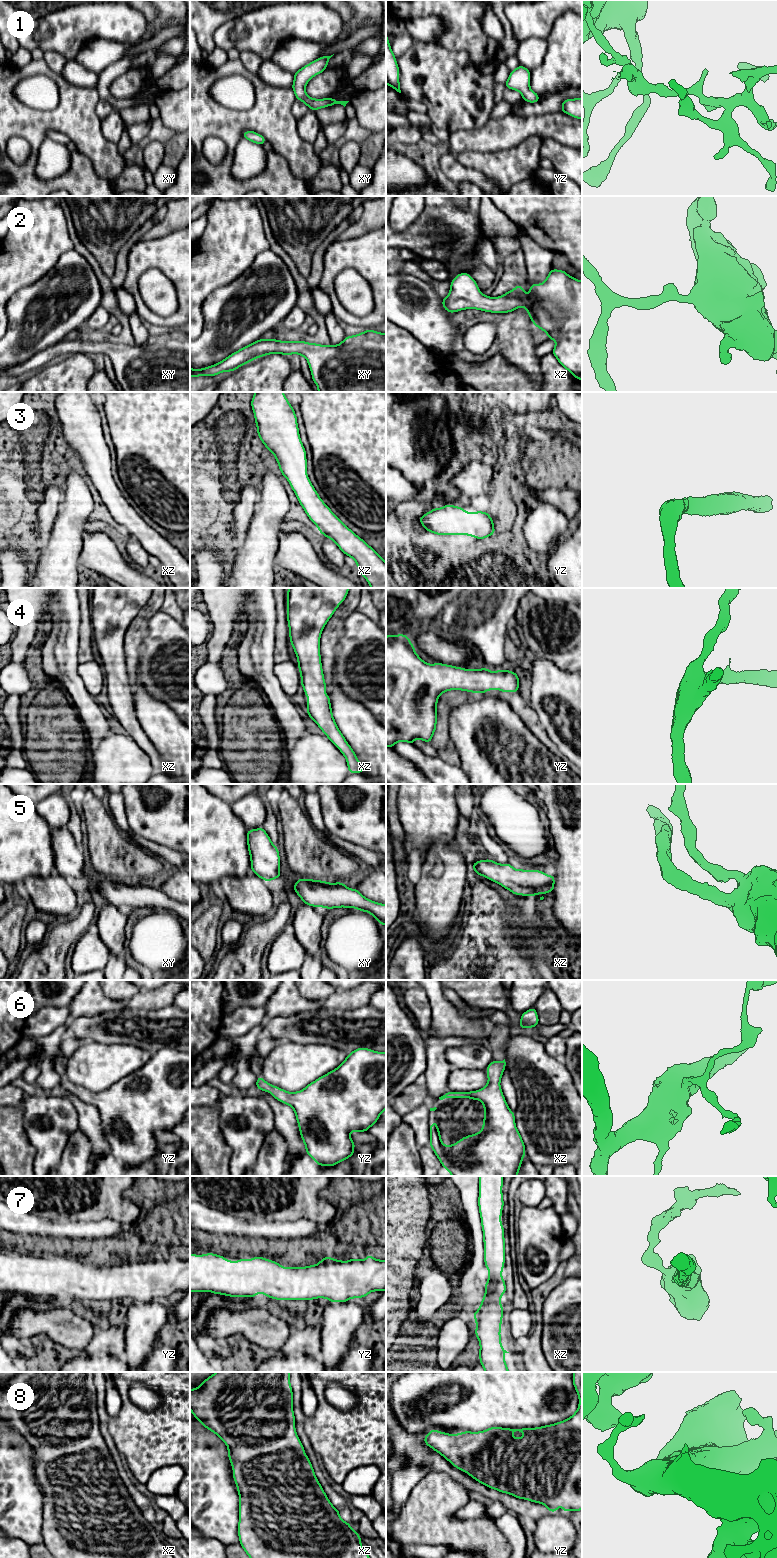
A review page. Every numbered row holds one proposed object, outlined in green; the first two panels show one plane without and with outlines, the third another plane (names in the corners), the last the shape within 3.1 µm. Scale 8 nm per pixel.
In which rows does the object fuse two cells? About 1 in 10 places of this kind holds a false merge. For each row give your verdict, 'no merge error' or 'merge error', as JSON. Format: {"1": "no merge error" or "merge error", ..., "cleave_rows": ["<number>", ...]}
{"1": "no merge error", "2": "no merge error", "3": "no merge error", "4": "no merge error", "5": "no merge error", "6": "no merge error", "7": "no merge error", "8": "no merge error", "cleave_rows": []}

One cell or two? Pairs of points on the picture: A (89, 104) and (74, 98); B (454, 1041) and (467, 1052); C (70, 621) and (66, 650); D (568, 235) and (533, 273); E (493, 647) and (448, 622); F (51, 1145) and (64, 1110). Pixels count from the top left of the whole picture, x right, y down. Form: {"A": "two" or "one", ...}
{"A": "one", "B": "two", "C": "one", "D": "two", "E": "one", "F": "one"}

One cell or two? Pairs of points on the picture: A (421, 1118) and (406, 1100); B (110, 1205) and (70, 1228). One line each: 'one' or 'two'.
A: two
B: two

